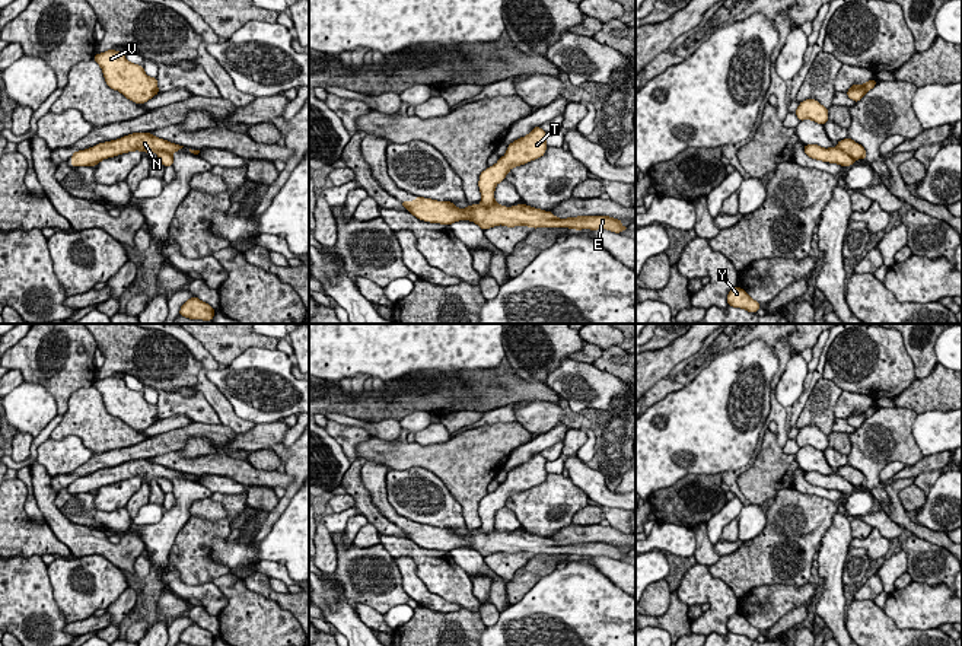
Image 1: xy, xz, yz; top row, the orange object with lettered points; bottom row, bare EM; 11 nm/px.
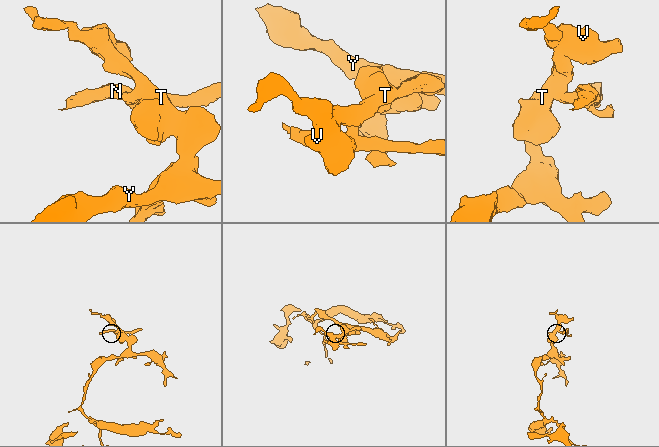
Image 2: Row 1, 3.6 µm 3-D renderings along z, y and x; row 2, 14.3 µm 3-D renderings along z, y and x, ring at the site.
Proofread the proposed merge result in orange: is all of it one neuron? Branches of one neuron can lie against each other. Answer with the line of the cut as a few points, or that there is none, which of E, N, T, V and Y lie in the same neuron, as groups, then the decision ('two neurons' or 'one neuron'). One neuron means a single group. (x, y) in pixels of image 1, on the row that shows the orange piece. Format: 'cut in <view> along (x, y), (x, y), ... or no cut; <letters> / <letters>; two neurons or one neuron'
cut in yz along (838, 146), (854, 159); E N / T V Y; two neurons

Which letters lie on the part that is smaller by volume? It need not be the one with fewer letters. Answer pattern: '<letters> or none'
E, N

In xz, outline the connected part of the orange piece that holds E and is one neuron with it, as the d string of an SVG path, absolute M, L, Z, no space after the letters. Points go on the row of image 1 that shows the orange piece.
M415 197L414 201L401 201L401 206L405 207L408 213L414 214L417 219L424 222L452 225L458 220L471 220L484 230L498 225L507 227L523 225L533 229L606 229L615 233L621 233L627 229L621 225L622 220L609 216L577 216L558 219L551 211L529 207L523 203L513 207L500 206L497 203L490 207L484 207L477 203L461 210L450 201L437 201L431 198Z

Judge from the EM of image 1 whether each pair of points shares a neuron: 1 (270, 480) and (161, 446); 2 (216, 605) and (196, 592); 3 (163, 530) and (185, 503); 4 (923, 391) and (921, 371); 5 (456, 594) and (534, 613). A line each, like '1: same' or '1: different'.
1: same
2: same
3: same
4: different
5: different

